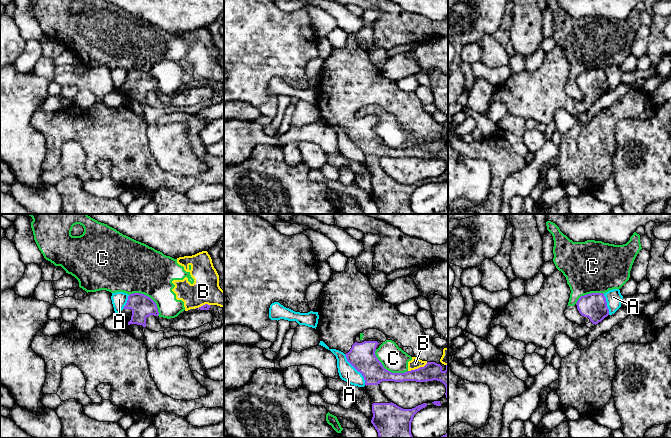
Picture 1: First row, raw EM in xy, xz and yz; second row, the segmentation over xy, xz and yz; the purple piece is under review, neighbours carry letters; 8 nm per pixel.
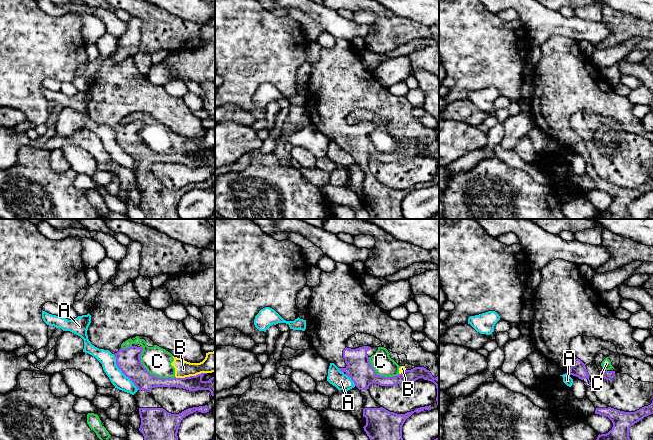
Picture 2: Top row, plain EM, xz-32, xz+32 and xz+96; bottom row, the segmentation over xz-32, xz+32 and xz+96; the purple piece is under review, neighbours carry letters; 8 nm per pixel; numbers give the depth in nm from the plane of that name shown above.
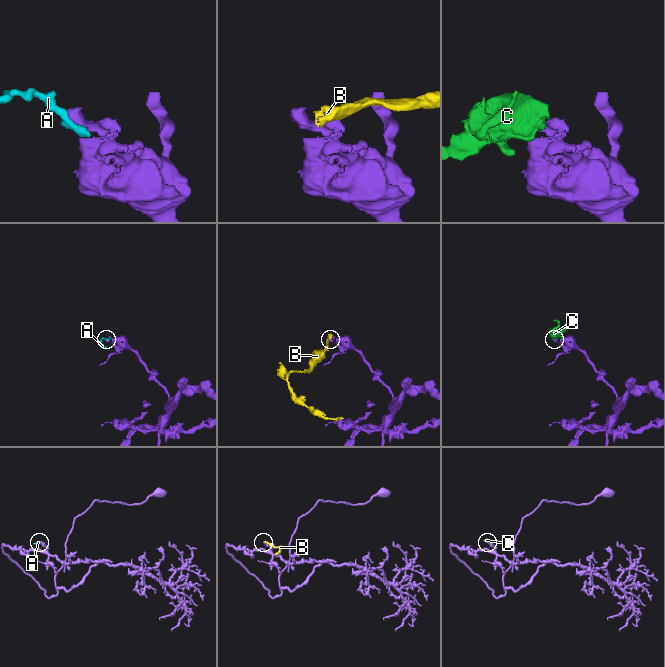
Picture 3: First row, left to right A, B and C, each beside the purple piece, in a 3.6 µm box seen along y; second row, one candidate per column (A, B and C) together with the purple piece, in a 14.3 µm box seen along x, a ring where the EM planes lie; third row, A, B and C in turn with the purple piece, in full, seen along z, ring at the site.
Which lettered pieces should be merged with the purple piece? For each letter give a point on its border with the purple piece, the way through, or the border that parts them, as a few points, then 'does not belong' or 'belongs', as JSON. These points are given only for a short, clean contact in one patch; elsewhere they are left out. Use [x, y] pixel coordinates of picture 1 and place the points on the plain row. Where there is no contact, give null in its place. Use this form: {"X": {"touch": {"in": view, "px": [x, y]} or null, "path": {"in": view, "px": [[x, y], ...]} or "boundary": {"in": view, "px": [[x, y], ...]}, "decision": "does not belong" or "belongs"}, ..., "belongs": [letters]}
{"A": {"touch": {"in": "xz", "px": [356, 145]}, "decision": "does not belong"}, "B": {"touch": {"in": "xz", "px": [418, 144]}, "boundary": {"in": "xz", "px": [[427, 138], [423, 142], [408, 147]]}, "decision": "does not belong"}, "C": {"touch": {"in": "xz", "px": [387, 146]}, "decision": "does not belong"}, "belongs": []}

